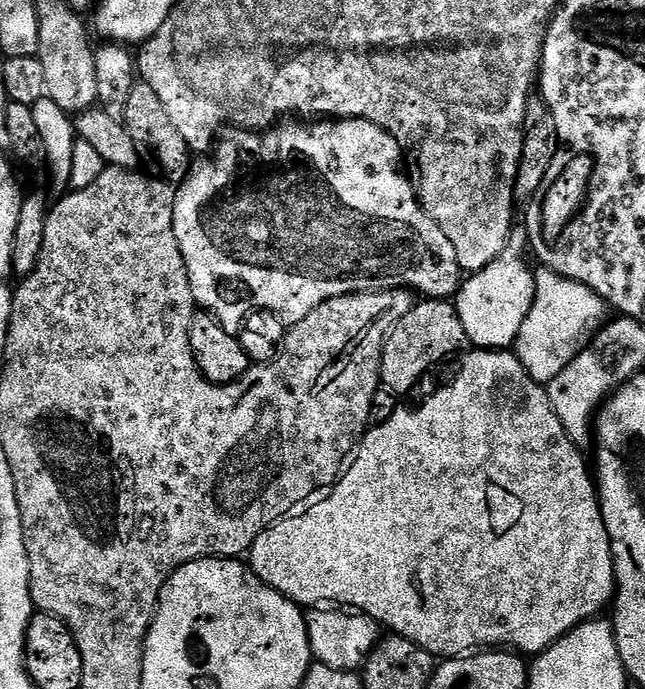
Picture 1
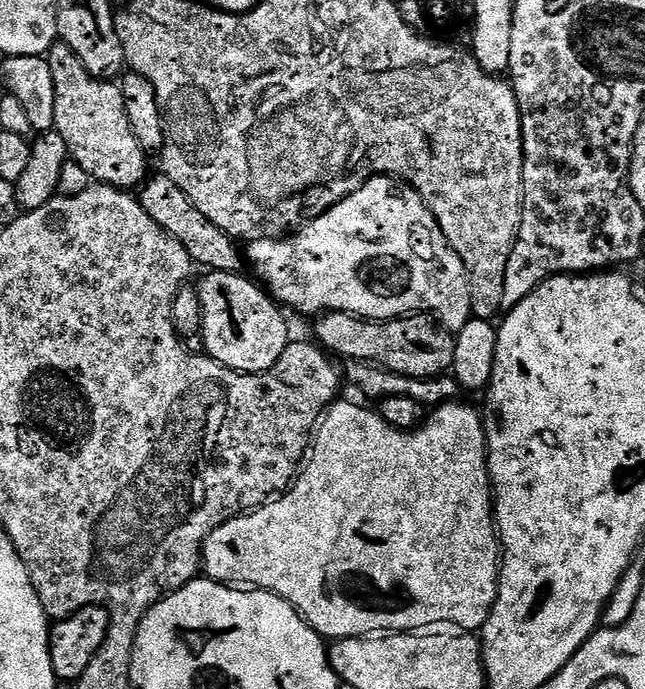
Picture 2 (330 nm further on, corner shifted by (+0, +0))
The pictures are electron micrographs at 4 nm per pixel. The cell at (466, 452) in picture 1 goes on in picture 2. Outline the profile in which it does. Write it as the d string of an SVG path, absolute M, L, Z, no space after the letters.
M337 402L324 413L318 427L314 432L314 443L310 448L310 455L303 465L302 471L297 475L295 484L288 489L282 496L277 496L271 504L266 504L262 508L256 509L243 516L235 516L233 520L227 520L218 530L211 532L204 543L202 549L202 572L207 579L219 580L220 583L229 586L247 586L252 590L263 590L273 592L281 596L286 602L290 602L293 609L306 621L311 631L327 638L329 641L349 640L351 636L371 636L373 634L412 634L417 630L428 630L431 624L457 624L460 630L480 630L483 629L484 623L492 615L492 603L496 601L496 593L500 586L500 565L502 563L502 549L500 546L500 537L496 531L496 518L494 515L494 497L492 495L492 480L488 476L488 436L484 432L484 420L468 404L461 402L449 402L439 405L436 412L427 417L424 423L418 428L412 429L411 432L404 432L400 428L395 428L387 424L379 414L379 411L368 408L359 408L356 404L343 404Z

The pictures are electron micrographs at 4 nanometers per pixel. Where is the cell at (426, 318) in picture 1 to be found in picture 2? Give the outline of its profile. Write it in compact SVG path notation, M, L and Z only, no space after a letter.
M326 312L315 324L315 339L320 347L333 357L341 356L344 362L376 364L415 380L435 380L445 375L454 362L453 333L424 314L402 316L398 320L366 320L362 316L351 316L349 312Z

